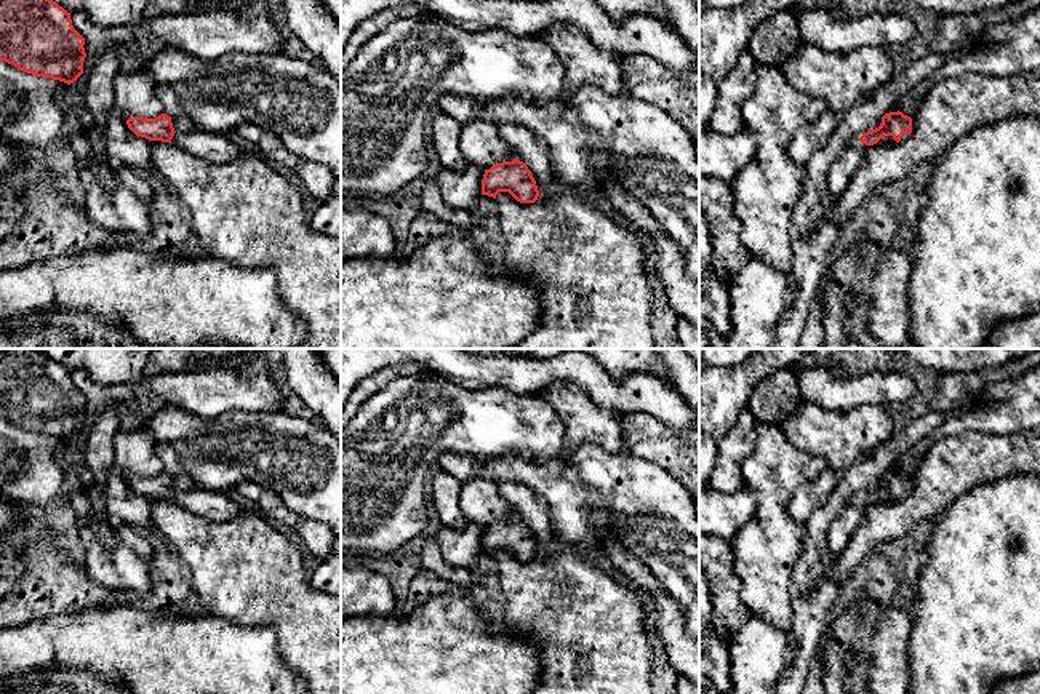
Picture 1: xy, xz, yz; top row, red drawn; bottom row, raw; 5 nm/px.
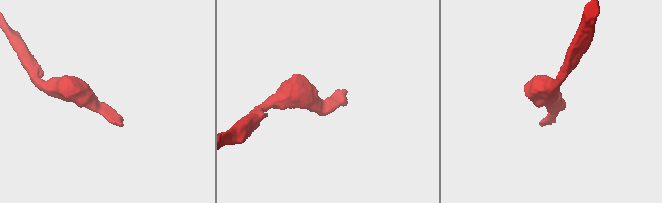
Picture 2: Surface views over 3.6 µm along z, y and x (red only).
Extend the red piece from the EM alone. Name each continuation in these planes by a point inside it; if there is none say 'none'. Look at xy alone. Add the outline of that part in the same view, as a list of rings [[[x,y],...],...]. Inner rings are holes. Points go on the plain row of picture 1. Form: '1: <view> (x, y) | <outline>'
1: xy (216, 506) | [[[200,488],[174,491],[171,502],[213,521],[230,520],[242,510],[240,502],[230,493],[211,493]]]

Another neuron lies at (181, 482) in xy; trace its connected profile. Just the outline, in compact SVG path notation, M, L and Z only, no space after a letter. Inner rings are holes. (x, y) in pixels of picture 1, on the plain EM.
M158 443L155 446L155 451L165 465L163 472L166 472L171 477L171 481L173 481L173 486L176 491L189 491L189 489L195 488L194 480L184 470L181 461L171 445Z

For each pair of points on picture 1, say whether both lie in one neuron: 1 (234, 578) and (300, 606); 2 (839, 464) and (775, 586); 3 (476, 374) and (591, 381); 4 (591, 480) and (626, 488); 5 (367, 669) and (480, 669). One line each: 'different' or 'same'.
1: same
2: different
3: same
4: same
5: same

